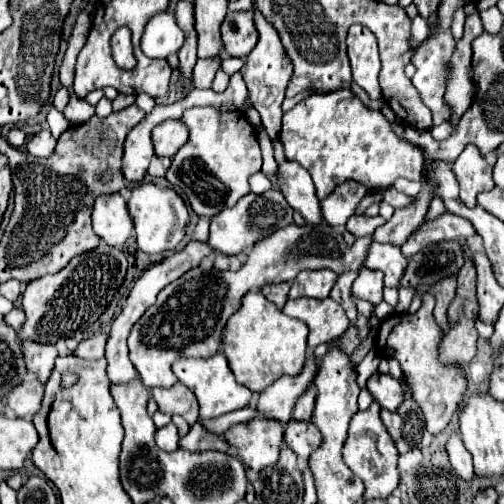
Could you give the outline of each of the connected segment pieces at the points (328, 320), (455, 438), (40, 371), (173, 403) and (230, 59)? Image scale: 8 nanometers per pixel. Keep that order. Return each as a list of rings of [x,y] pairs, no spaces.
[[[330,296],[324,300],[314,300],[314,298],[288,300],[282,312],[290,318],[306,322],[306,326],[310,328],[308,334],[310,350],[314,350],[322,342],[330,342],[342,336],[350,322],[344,308],[338,302],[334,302]]]
[[[454,432],[446,444],[448,456],[450,456],[450,464],[456,472],[456,476],[462,476],[464,482],[472,482],[474,478],[474,470],[472,470],[472,456],[470,452],[464,448],[462,438],[458,432]]]
[[[22,340],[22,350],[26,354],[26,366],[30,368],[30,372],[34,372],[42,382],[46,382],[54,368],[54,358],[58,356],[56,346],[40,344],[34,340]]]
[[[176,382],[172,388],[154,388],[152,396],[164,414],[178,414],[186,418],[190,424],[198,418],[198,400],[184,384]]]
[[[224,54],[222,56],[222,70],[226,72],[226,74],[236,74],[240,68],[242,68],[242,64],[244,64],[244,60],[242,58],[234,58],[234,56],[228,56],[228,54]]]

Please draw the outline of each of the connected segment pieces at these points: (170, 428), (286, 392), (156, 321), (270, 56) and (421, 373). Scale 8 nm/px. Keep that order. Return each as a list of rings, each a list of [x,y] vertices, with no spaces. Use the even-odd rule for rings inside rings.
[[[172,422],[156,432],[156,444],[162,450],[166,450],[166,452],[176,450],[178,448],[178,442],[180,442],[180,434],[178,434],[178,428]]]
[[[310,356],[298,376],[282,376],[270,388],[266,388],[266,392],[260,394],[256,406],[258,412],[262,416],[276,418],[280,422],[290,422],[296,400],[314,382],[316,372],[318,372],[318,358]]]
[[[424,184],[420,194],[416,194],[416,202],[410,208],[396,210],[394,216],[384,226],[380,226],[372,236],[356,238],[352,246],[348,246],[342,234],[334,232],[334,228],[328,226],[326,222],[318,226],[290,224],[270,234],[266,240],[260,240],[248,254],[246,264],[238,272],[230,272],[230,270],[204,272],[200,268],[186,272],[182,278],[168,284],[158,294],[156,304],[150,306],[142,314],[142,318],[134,324],[130,332],[130,338],[128,338],[130,360],[136,366],[140,380],[144,382],[146,388],[172,386],[178,380],[174,372],[170,370],[176,358],[180,356],[208,358],[216,354],[220,350],[222,328],[226,320],[240,308],[240,300],[246,292],[260,290],[264,284],[292,282],[302,270],[328,268],[336,272],[338,276],[346,272],[360,272],[364,268],[368,248],[374,240],[390,242],[394,246],[406,244],[406,240],[424,222],[424,214],[432,196],[434,196],[434,188],[430,188],[430,184]],[[172,296],[178,296],[178,298],[172,298]]]
[[[256,10],[256,28],[260,32],[260,40],[256,44],[256,48],[248,54],[246,58],[246,64],[244,68],[240,70],[242,76],[244,76],[244,82],[248,86],[248,94],[250,94],[250,100],[254,104],[254,108],[260,112],[262,116],[262,124],[266,128],[266,132],[271,138],[271,140],[276,140],[279,138],[279,133],[281,130],[281,120],[282,120],[282,110],[280,110],[280,104],[284,100],[284,92],[286,92],[286,86],[292,78],[292,62],[290,58],[286,56],[286,50],[280,42],[280,36],[278,32],[274,30],[272,24],[268,24],[264,20],[264,16]]]
[[[422,292],[420,298],[422,306],[416,314],[392,314],[380,324],[376,350],[380,356],[392,356],[400,362],[406,384],[410,386],[414,400],[424,412],[426,430],[430,430],[432,434],[440,434],[464,402],[468,380],[466,372],[460,366],[446,366],[440,362],[440,342],[444,334],[432,316],[436,300],[430,292]]]

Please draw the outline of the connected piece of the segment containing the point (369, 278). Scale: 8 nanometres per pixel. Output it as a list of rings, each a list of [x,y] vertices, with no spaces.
[[[364,268],[358,278],[354,280],[354,286],[352,286],[352,294],[356,298],[362,298],[362,300],[368,300],[372,302],[374,306],[382,302],[382,272],[376,272],[376,270],[368,270]]]

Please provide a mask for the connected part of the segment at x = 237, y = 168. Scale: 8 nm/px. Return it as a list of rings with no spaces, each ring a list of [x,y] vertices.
[[[210,106],[186,110],[180,120],[188,126],[190,138],[174,156],[166,178],[176,190],[184,192],[198,216],[212,218],[250,192],[248,178],[262,168],[256,130],[242,112],[218,112]]]

